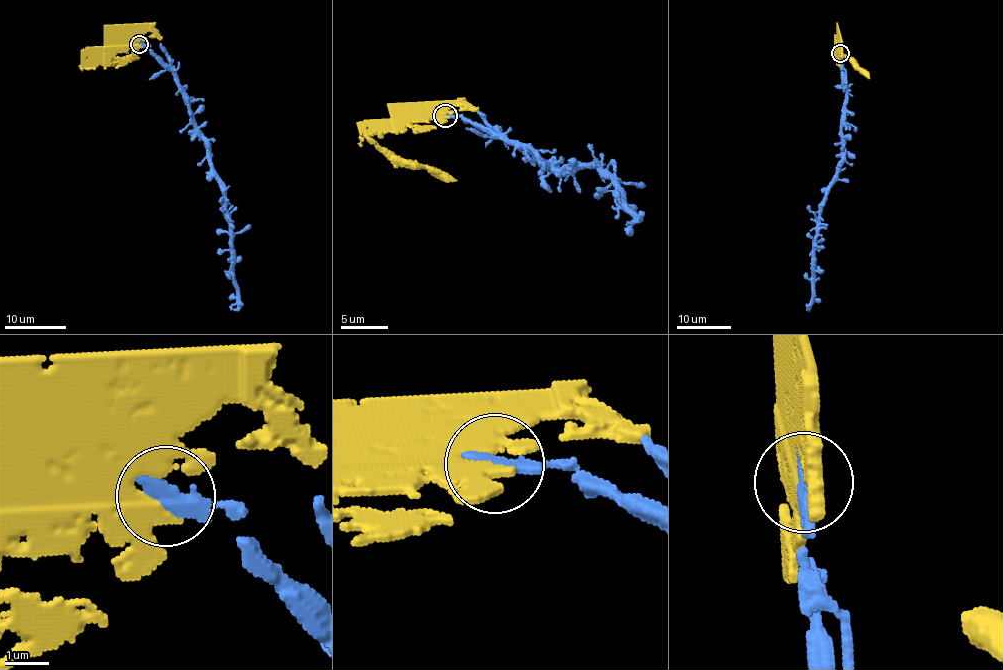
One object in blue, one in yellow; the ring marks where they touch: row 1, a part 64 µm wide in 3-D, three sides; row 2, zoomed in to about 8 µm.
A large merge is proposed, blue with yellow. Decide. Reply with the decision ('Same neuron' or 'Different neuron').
Different neuron

